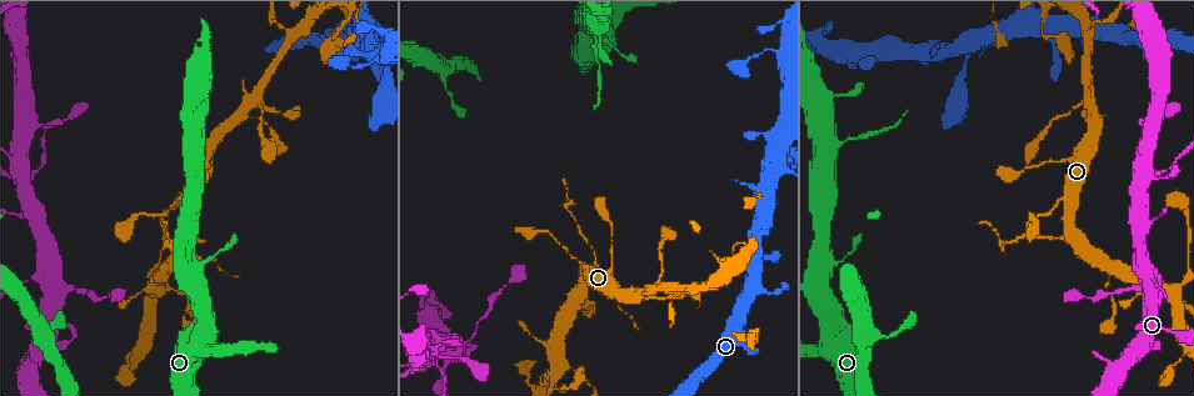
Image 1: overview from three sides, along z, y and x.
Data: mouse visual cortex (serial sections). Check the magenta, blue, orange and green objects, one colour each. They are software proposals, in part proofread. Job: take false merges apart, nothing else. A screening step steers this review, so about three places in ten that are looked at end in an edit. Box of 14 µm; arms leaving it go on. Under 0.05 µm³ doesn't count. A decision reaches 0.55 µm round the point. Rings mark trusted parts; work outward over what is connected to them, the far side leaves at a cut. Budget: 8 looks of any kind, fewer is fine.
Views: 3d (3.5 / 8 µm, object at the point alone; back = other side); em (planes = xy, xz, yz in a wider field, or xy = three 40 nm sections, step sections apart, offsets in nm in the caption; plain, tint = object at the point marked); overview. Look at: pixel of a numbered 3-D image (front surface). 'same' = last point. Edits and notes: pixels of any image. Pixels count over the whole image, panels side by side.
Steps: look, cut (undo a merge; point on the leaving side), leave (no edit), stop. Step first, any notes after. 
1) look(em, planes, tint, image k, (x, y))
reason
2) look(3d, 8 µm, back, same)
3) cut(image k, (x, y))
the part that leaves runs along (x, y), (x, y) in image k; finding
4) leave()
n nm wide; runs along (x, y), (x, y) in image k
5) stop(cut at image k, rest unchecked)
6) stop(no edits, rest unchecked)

look(3d, 8 µm, image 1, (1067, 238))
four arms meet

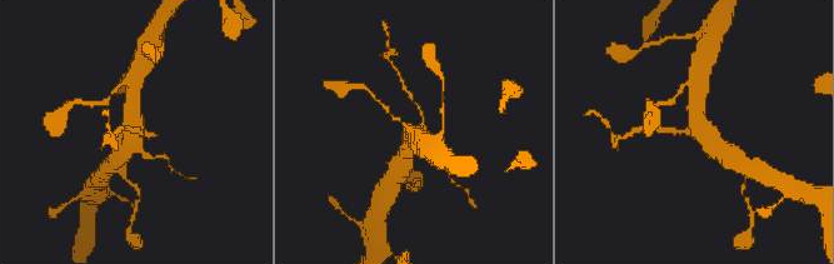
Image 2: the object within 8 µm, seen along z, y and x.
look(em, planes, tint, image 2, (143, 127))
4 arms; arms of 150, 200, 400, 500 nm; now the EM

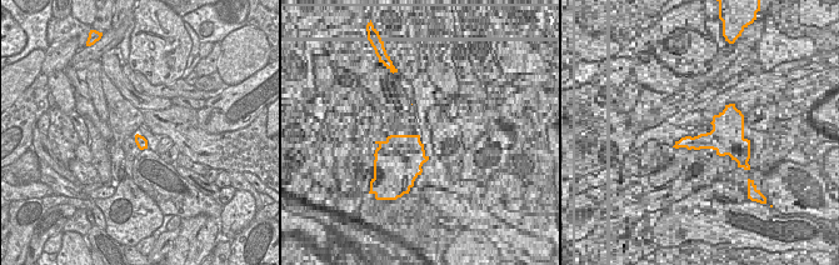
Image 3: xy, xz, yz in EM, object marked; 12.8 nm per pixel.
cut(image 2, (663, 129))
the part that leaves runs along (423, 118), (399, 75) in image 2; a second cell is stuck on

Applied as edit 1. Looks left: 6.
look(3d, 8 µm, image 1, (550, 381))
sharp bend

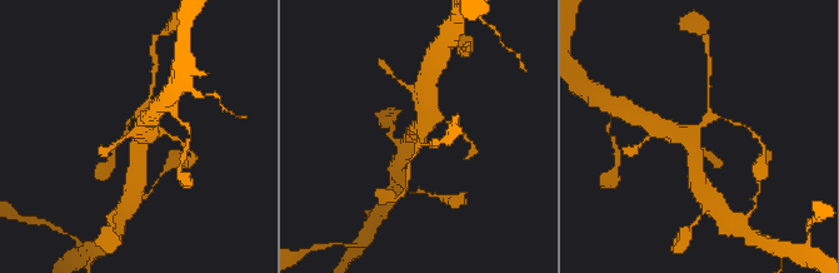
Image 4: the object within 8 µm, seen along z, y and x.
look(em, xy, step 5, tint, image 4, (696, 126))
4 arms; arms of 150, 200, 450, 500 nm

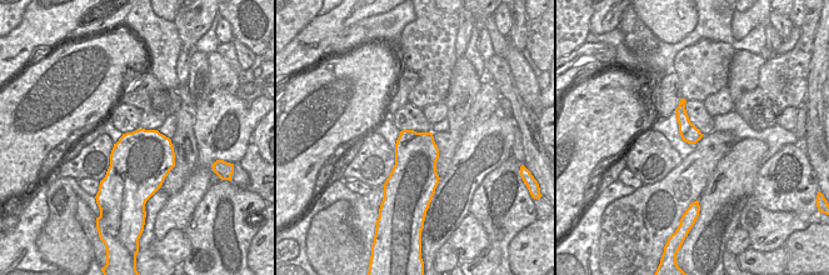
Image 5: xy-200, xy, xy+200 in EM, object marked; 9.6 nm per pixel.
leave()
runs along (657, 125), (690, 133), (695, 170) in image 4; one cell here

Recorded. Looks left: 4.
look(3d, 3.5 µm, image 1, (597, 36))

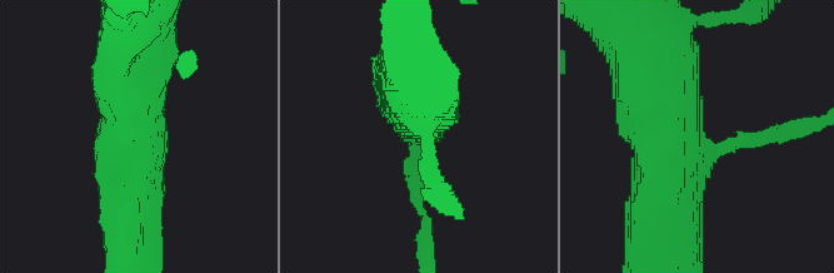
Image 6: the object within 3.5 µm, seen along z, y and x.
cut(image 6, (763, 140))
the part that leaves runs along (718, 149), (820, 123) in image 6; two cells meet here

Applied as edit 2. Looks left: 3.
stop(cut at image 2, cut at image 6, rest unchecked)

